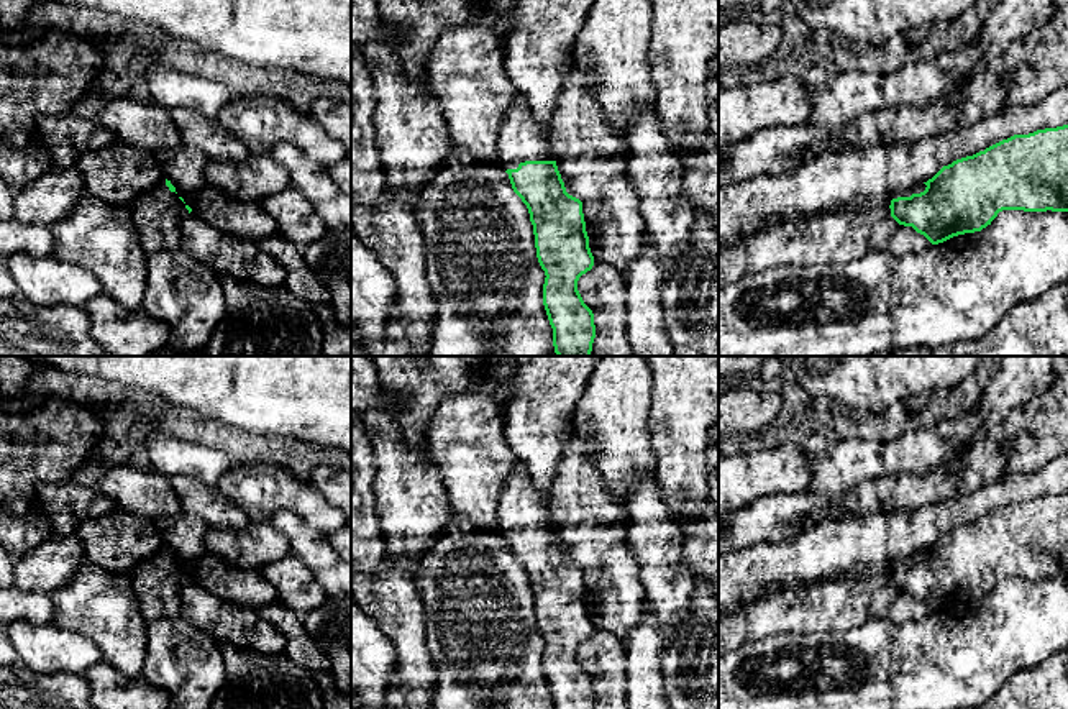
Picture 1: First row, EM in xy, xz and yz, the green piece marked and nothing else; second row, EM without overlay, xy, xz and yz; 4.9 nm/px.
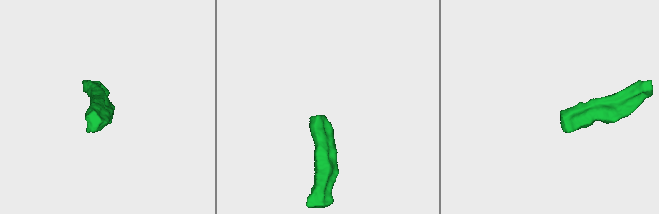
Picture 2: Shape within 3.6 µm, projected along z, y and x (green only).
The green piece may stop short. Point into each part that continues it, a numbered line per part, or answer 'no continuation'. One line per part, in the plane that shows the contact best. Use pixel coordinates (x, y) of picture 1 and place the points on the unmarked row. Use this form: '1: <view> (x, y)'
1: xz (520, 506)

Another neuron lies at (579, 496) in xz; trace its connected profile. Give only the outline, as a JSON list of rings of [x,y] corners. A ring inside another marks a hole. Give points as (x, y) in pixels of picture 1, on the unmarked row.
[[[574,415],[568,423],[568,445],[556,469],[550,491],[553,528],[558,533],[566,560],[582,569],[587,604],[596,611],[591,615],[594,627],[612,634],[627,643],[628,634],[643,617],[645,588],[638,578],[638,563],[627,545],[628,510],[618,497],[610,494],[609,484],[592,464],[597,448],[591,438],[577,435]]]

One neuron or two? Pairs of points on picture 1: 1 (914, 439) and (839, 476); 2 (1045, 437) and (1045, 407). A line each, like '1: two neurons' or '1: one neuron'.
1: one neuron
2: one neuron

